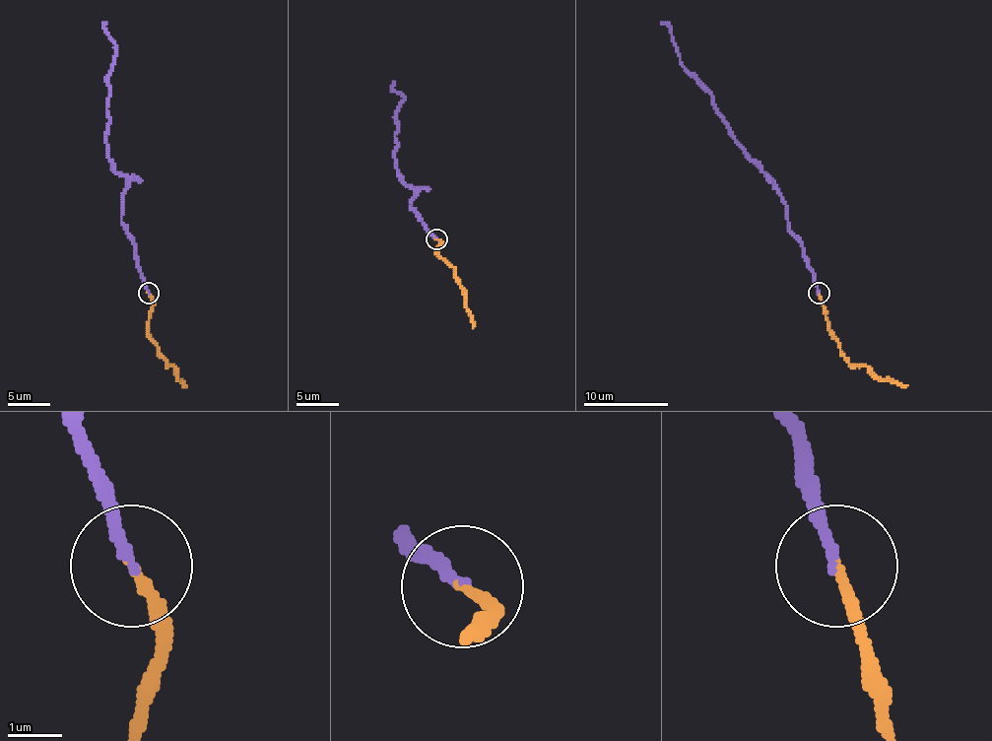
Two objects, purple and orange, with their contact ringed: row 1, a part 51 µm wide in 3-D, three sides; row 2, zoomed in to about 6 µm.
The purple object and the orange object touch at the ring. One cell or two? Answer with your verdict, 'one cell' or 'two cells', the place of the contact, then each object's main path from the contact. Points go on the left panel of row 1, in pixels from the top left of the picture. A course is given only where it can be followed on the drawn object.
one cell; at (148, 293); purple runs (149, 292), (134, 254), (134, 241), (123, 229), (125, 178), (108, 157), (106, 106), (115, 42), (106, 22); orange runs (149, 292), (153, 304), (149, 334), (157, 354), (169, 364), (184, 385)

